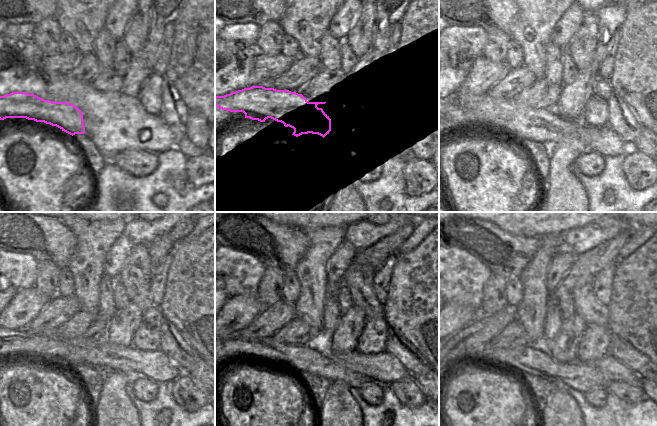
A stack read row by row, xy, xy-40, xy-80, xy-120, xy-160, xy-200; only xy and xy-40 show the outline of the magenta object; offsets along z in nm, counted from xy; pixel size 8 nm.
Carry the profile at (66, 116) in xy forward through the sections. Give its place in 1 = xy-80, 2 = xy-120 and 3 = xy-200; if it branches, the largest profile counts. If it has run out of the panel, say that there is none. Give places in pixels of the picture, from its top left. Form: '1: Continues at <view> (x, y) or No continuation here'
1: Continues at xy-80 (545, 121)
2: Continues at xy-120 (126, 359)
3: Continues at xy-200 (596, 368).

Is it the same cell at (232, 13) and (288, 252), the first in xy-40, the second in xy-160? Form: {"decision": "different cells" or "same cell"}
{"decision": "same cell"}

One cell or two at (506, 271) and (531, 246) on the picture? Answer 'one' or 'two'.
one

